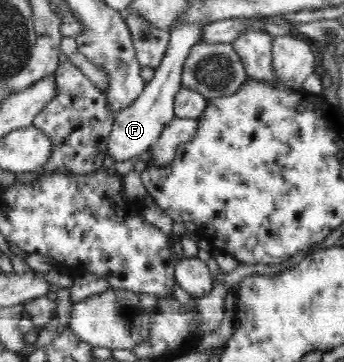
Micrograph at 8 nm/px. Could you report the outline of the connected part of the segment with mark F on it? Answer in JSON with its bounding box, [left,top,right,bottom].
[108,22,203,168]

